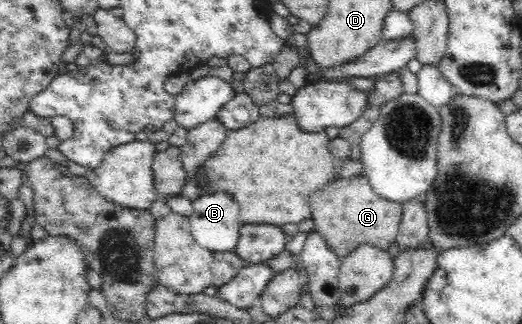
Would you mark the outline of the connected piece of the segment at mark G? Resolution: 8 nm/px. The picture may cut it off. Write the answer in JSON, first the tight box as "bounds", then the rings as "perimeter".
{"bounds":[310,177,404,258],"perimeter":[[[368,177],[340,178],[322,185],[310,198],[314,229],[319,230],[328,245],[342,258],[357,248],[359,244],[372,243],[377,248],[387,250],[396,242],[402,223],[404,203],[393,202],[379,196],[372,189]]]}

